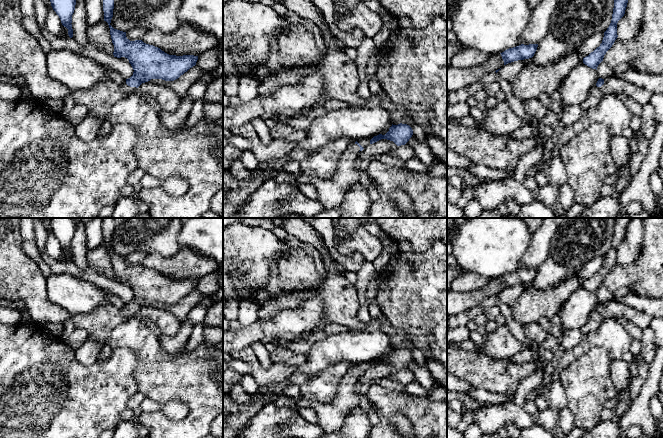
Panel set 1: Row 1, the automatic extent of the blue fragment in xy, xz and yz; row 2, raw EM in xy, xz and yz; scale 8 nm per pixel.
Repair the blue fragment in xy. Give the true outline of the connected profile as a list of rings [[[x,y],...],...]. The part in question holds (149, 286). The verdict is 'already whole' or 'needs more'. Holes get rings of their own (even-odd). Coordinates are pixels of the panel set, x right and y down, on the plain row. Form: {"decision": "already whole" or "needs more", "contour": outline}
{"decision": "needs more", "contour": [[[102,218],[104,245],[110,252],[114,269],[114,281],[129,284],[133,299],[120,308],[125,319],[134,316],[142,307],[151,303],[174,305],[196,289],[198,280],[169,279],[160,272],[144,267],[142,264],[130,265],[126,256],[114,253],[110,247],[113,241],[115,218]]]}

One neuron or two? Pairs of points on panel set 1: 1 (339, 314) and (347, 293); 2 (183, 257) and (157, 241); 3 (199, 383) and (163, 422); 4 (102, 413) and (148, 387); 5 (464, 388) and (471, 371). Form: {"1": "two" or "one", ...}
{"1": "one", "2": "two", "3": "one", "4": "two", "5": "two"}

